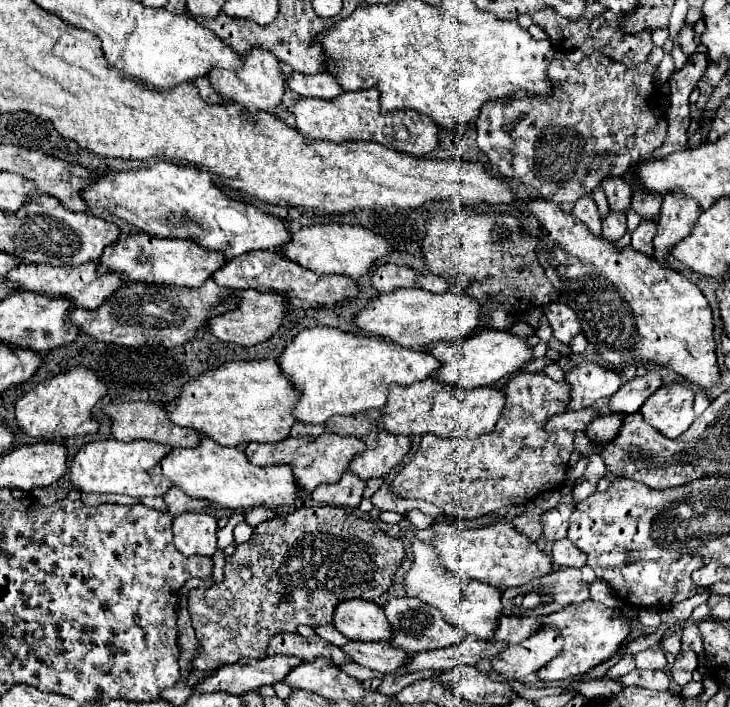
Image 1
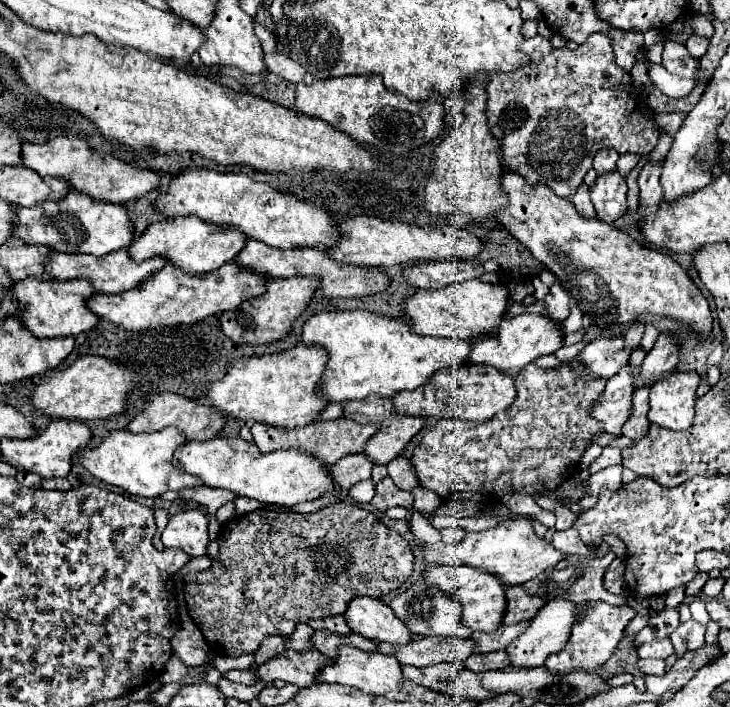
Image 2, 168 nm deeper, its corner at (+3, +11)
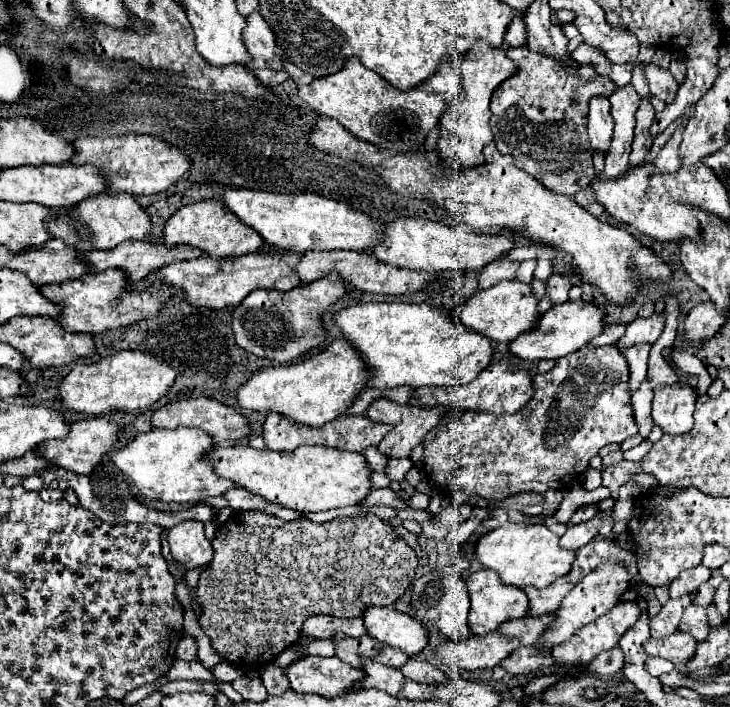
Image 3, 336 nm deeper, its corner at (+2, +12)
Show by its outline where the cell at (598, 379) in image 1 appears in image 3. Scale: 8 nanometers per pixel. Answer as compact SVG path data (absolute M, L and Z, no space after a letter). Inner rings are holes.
M650 316L650 318L636 318L634 322L626 324L624 336L614 344L620 352L638 344L654 344L664 328L664 316Z

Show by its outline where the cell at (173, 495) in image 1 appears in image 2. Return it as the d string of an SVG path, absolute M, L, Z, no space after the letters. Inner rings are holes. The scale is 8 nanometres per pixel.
M193 487L193 489L183 489L179 491L183 495L183 499L187 501L195 501L199 505L203 505L208 515L208 531L210 541L217 539L221 524L216 520L215 514L217 509L225 503L231 503L233 499L237 499L235 493L227 491L227 489L215 489L215 487Z

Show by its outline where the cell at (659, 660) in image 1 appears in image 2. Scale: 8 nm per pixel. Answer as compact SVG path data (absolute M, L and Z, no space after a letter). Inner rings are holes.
M661 639L661 641L653 641L653 643L643 643L637 649L639 657L647 659L647 657L655 657L655 659L669 659L671 655L675 655L675 649L671 645L669 639Z

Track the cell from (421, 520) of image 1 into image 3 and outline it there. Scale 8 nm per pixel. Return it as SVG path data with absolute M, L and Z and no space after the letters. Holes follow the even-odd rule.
M478 570L472 572L466 580L468 594L470 594L470 614L468 614L468 626L472 634L484 636L494 632L502 622L512 618L524 618L528 612L528 598L520 588L512 588L510 584L504 584L496 572L492 570Z

